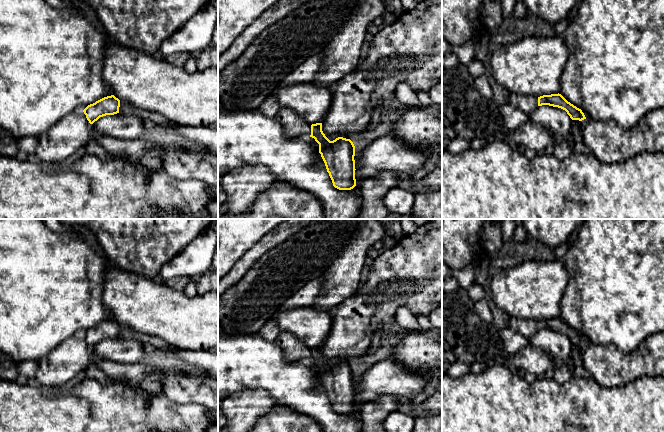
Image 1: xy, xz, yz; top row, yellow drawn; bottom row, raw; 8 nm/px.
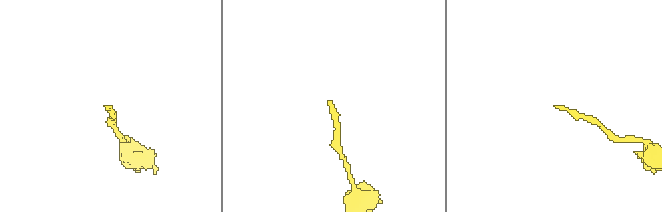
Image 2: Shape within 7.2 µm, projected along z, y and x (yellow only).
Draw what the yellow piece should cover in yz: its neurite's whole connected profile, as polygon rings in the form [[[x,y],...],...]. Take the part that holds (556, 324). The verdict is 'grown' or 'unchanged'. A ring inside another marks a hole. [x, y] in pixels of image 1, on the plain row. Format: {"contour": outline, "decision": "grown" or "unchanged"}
{"contour": [[[510,317],[508,328],[527,339],[530,339],[538,330],[549,329],[565,334],[572,344],[586,343],[581,333],[568,326],[559,317],[540,321]]], "decision": "grown"}

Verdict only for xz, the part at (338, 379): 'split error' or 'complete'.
complete

